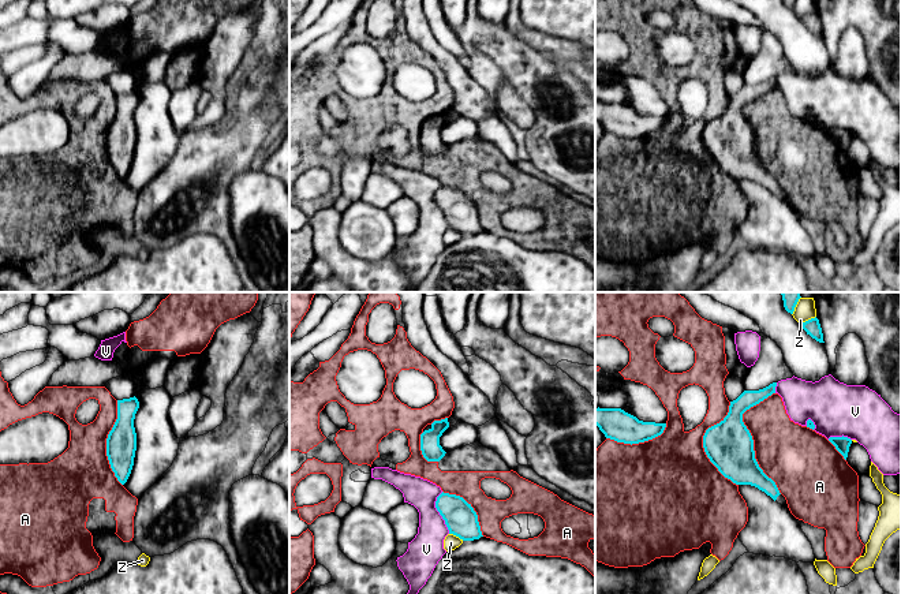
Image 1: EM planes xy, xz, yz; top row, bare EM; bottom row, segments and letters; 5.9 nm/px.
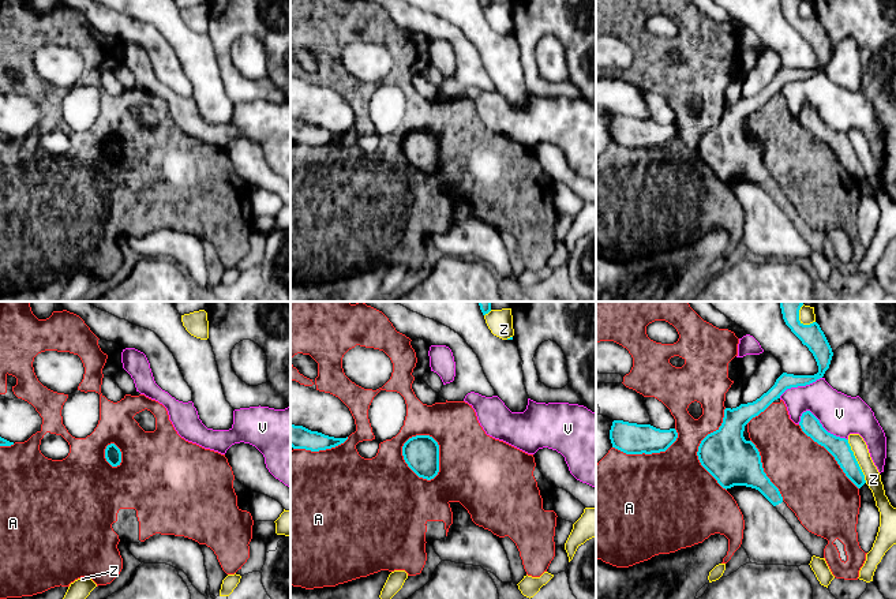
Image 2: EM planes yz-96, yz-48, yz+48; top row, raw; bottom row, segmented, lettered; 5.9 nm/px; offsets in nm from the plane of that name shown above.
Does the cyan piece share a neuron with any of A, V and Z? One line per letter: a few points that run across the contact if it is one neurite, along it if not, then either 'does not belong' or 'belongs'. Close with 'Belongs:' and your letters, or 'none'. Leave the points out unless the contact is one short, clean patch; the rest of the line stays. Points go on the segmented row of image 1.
A: does not belong
V: does not belong
Z: does not belong
Belongs: none

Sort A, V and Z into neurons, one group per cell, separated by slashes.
A / V / Z

